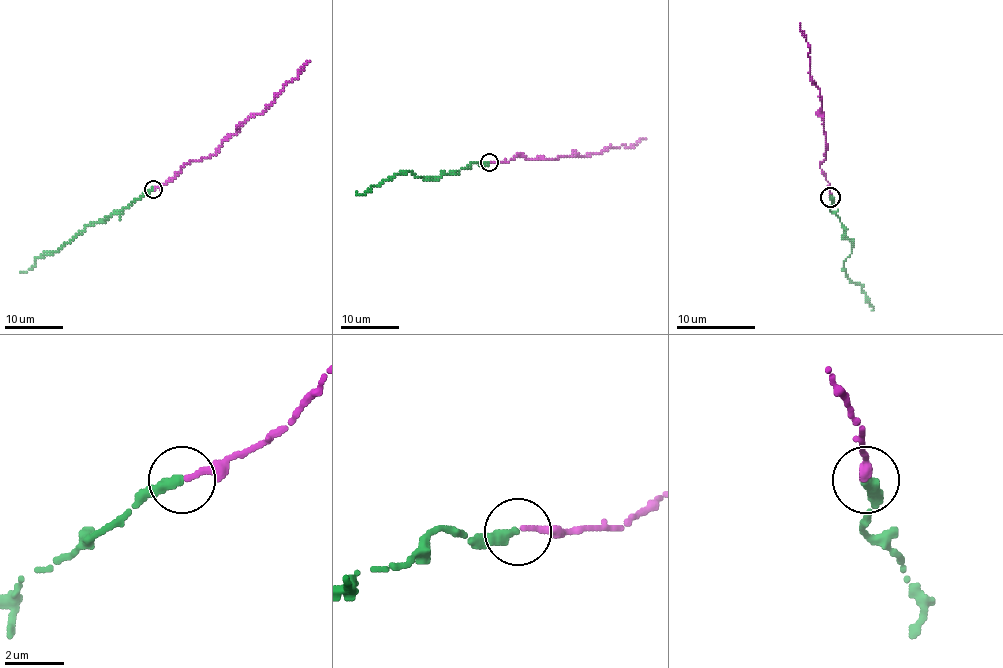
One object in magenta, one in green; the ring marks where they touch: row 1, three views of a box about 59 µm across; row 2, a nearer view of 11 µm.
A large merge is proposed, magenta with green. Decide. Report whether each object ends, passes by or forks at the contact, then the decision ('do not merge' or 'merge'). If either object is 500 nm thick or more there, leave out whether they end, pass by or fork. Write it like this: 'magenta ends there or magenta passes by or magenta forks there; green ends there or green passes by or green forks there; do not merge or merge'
magenta ends there; green ends there; merge

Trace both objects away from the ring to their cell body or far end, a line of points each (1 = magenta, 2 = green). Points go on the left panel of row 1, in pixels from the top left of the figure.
1: (154, 189), (173, 179), (190, 161), (215, 153), (243, 122), (262, 113), (309, 61)
2: (152, 189), (101, 221), (88, 224), (56, 251), (40, 255), (34, 265), (21, 272)

